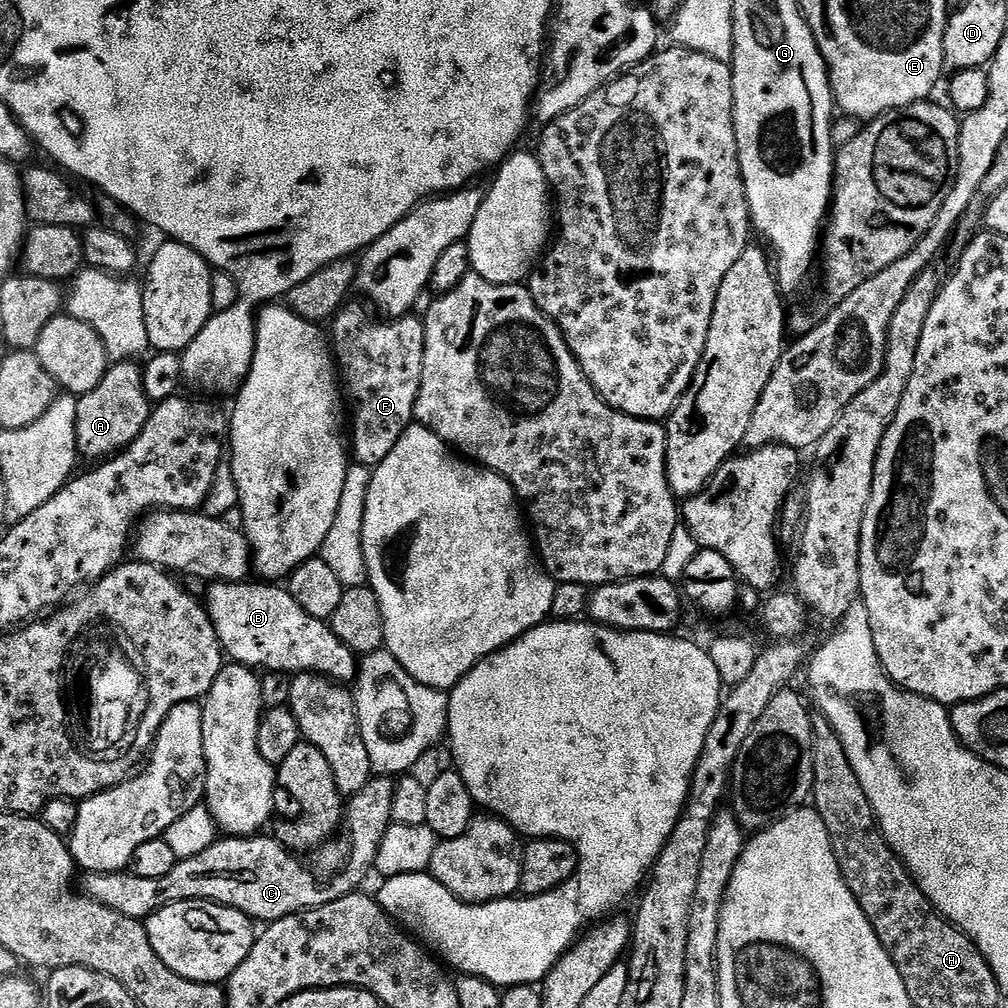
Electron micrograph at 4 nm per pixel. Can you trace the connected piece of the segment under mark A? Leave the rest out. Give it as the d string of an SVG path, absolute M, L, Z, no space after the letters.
M116 362L85 396L76 400L76 450L81 457L100 462L133 444L152 417L153 401L144 389L144 370L136 362Z

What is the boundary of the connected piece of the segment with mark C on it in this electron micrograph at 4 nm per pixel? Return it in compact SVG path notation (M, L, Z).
M373 775L366 786L362 786L362 790L355 792L347 801L342 828L348 831L348 844L337 839L325 843L318 852L320 868L326 875L332 876L340 871L340 876L334 877L328 888L316 888L315 874L304 868L299 855L277 842L275 835L257 834L217 838L210 847L202 850L202 854L177 860L174 870L169 870L162 878L138 878L127 871L89 872L83 877L83 895L126 918L141 922L147 921L158 910L183 900L212 900L215 904L237 908L256 922L281 920L306 908L329 904L357 891L360 883L367 878L368 871L373 871L378 846L393 823L395 789L395 783L389 777Z

